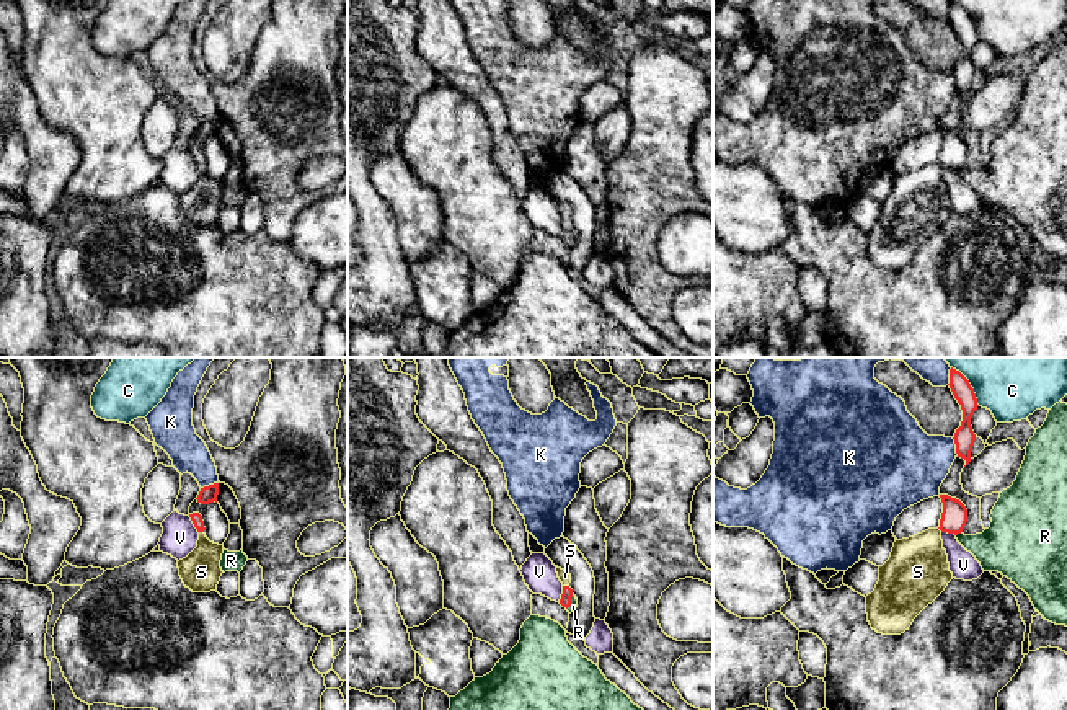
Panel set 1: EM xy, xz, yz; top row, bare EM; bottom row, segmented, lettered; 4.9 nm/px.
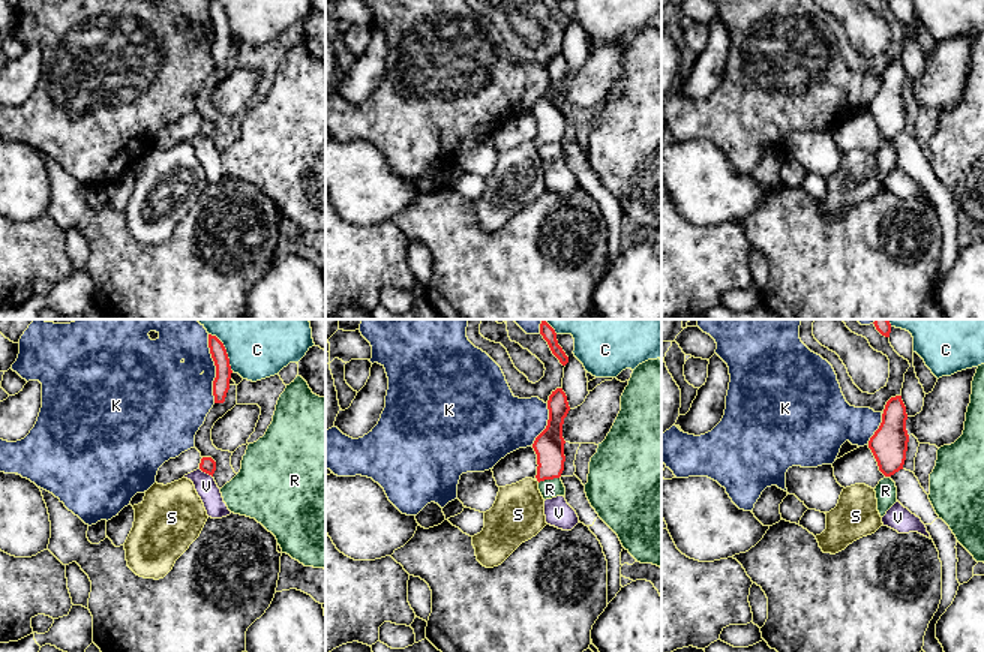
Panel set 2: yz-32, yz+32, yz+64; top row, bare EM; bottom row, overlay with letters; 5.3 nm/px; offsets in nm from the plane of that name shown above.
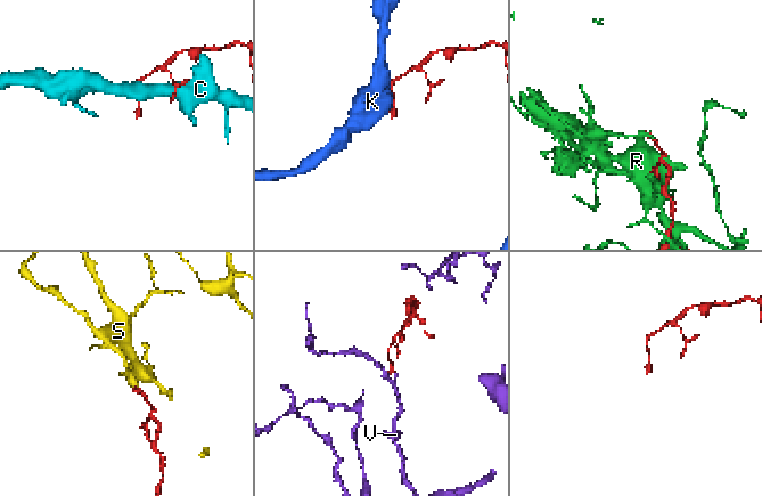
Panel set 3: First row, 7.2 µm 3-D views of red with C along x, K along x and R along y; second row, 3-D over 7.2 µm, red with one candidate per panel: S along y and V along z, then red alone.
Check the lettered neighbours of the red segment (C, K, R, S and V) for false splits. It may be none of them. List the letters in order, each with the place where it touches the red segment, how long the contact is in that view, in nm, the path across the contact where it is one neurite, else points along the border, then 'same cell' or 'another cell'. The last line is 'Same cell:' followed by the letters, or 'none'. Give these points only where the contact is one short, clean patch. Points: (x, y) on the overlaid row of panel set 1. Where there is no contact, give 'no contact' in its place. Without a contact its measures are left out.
C: meets red in yz at (969, 386); contact 240 nm long; another cell
K: meets red in xy at (209, 485); contact 90 nm long; another cell
R: meets red in yz at (958, 532); contact 30 nm long; another cell
S: meets red in xz at (566, 586); contact 30 nm long; runs through xz (565, 601), (566, 586), (565, 576); same cell
V: meets red in xy at (193, 523); contact 100 nm long; another cell
Same cell: S

